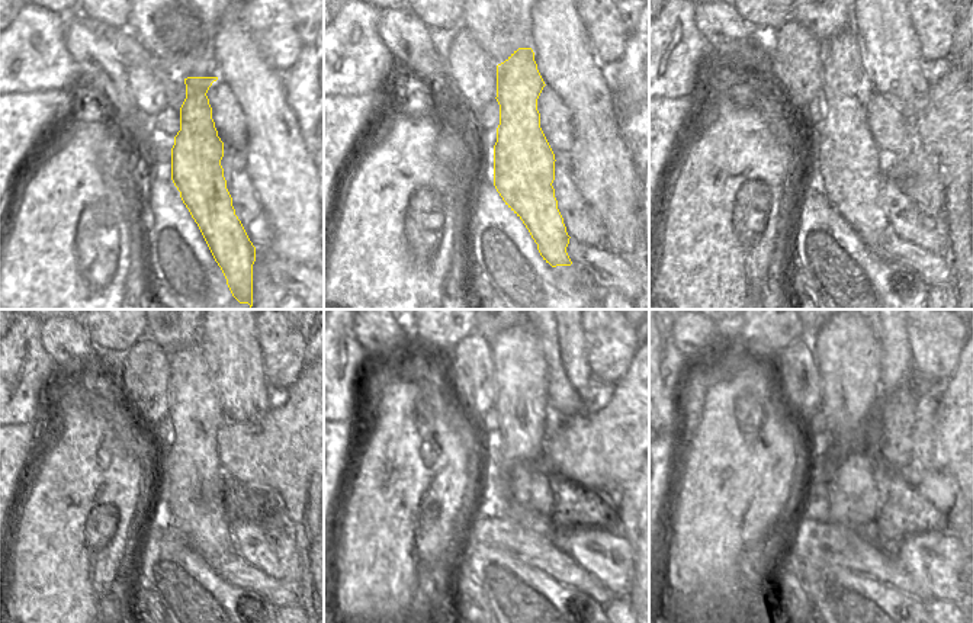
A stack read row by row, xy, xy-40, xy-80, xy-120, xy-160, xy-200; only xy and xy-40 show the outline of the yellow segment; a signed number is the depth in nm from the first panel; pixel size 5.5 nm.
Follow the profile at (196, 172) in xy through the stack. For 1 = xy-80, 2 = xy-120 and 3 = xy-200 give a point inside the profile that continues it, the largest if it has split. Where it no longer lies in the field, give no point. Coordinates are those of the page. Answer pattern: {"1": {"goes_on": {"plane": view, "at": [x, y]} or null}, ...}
{"1": {"goes_on": {"plane": "xy-80", "at": [848, 161]}}, "2": {"goes_on": {"plane": "xy-120", "at": [190, 478]}}, "3": {"goes_on": {"plane": "xy-200", "at": [847, 353]}}}

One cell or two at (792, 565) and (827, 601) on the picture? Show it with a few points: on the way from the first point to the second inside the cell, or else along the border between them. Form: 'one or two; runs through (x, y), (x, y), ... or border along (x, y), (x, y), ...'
two; border along (798, 559), (798, 577), (812, 604)

